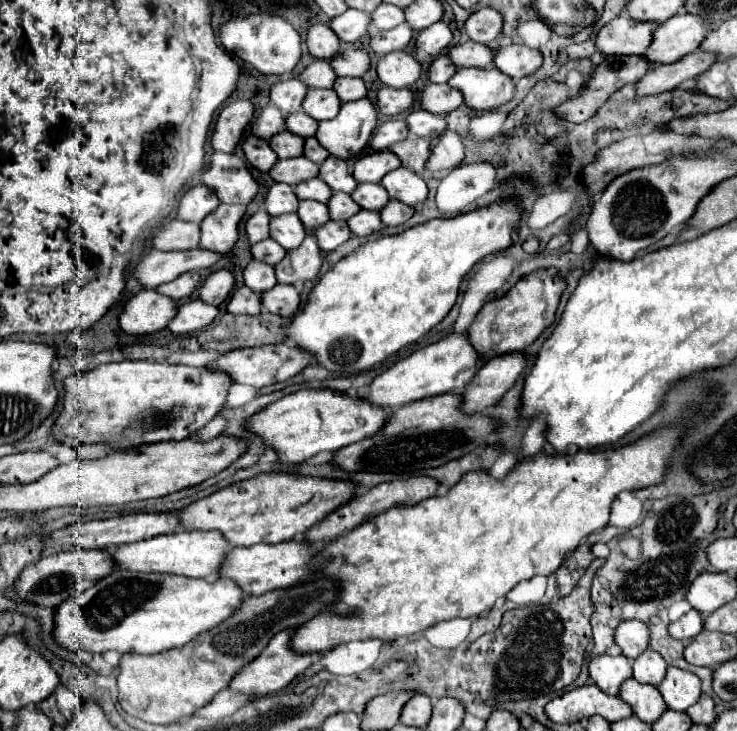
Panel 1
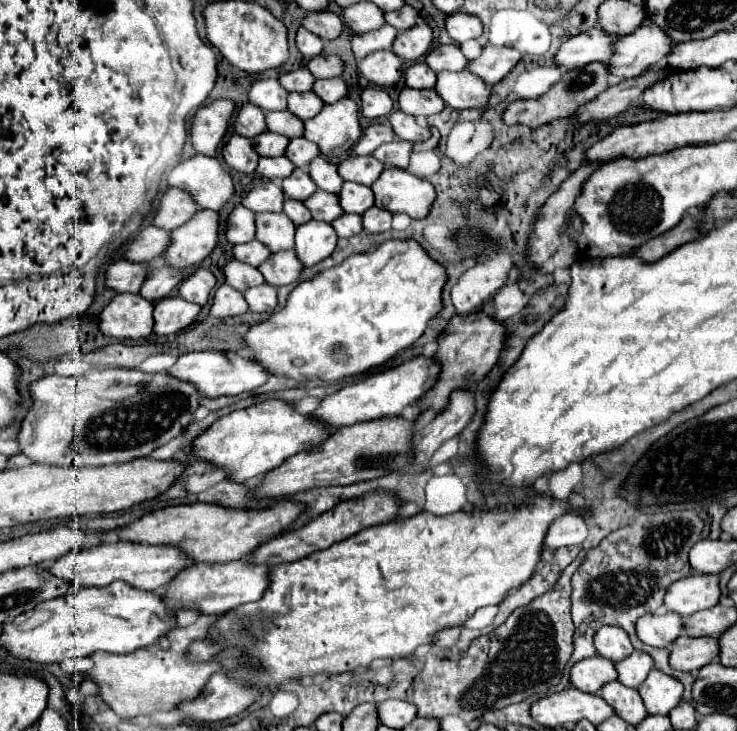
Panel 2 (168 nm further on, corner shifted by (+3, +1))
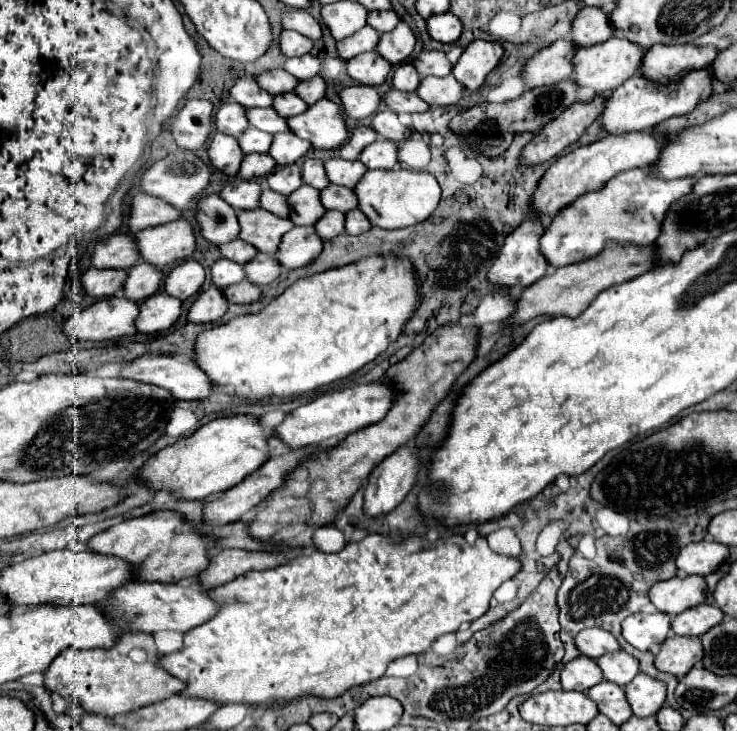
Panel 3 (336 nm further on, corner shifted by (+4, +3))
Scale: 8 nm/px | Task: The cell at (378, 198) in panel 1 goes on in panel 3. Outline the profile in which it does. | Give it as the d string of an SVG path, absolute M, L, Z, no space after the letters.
M327 185L323 189L323 199L321 199L323 207L327 211L341 211L341 213L349 213L351 209L357 207L357 195L353 193L353 189L349 187L341 187L341 185Z

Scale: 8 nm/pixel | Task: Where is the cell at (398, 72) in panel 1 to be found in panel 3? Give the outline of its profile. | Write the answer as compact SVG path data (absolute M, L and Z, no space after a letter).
M377 51L361 53L347 63L347 73L353 81L361 85L381 85L391 71L391 63L385 61Z

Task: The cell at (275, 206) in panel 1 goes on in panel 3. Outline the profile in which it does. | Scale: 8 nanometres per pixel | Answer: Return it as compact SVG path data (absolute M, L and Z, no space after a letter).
M241 181L237 185L225 185L219 195L233 209L255 209L255 207L259 207L261 185L255 181Z

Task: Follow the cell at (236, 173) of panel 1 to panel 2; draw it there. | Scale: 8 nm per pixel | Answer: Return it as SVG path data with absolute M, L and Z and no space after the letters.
M196 155L180 161L168 175L168 185L188 191L202 209L220 211L234 195L234 181L216 157Z

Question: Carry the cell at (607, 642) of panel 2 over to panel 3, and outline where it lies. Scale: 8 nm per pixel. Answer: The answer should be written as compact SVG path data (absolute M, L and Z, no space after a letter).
M599 627L583 629L581 633L577 633L575 645L577 645L577 649L579 649L581 655L591 657L591 659L597 659L603 653L619 649L619 643L615 641L615 637L609 631L603 631Z

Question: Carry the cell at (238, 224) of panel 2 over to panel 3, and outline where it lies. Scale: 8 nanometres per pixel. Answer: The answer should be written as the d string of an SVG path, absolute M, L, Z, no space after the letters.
M207 195L197 203L195 213L199 233L213 245L223 245L239 235L237 215L219 195Z

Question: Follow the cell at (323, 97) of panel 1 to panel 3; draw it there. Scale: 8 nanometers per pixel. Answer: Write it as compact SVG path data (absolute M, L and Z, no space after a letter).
M293 91L291 93L283 93L283 95L275 95L273 97L273 105L271 105L281 117L293 117L303 113L309 105L305 101L301 101Z

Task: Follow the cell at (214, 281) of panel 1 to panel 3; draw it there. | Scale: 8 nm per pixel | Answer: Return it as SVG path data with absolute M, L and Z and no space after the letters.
M189 259L189 261L179 263L177 267L173 267L167 273L167 277L163 281L163 289L167 295L183 301L183 299L193 297L201 289L203 281L205 281L203 267L197 261Z

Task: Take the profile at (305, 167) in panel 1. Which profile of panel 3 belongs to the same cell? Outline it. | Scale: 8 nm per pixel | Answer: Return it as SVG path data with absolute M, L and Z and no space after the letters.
M251 153L245 155L241 161L241 169L237 171L237 177L241 179L255 179L255 177L265 177L273 171L275 161L269 155L259 155L259 153Z

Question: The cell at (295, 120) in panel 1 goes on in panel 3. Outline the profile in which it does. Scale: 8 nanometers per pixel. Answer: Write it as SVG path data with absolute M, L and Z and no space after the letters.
M267 107L267 109L247 109L245 115L247 115L247 121L249 121L251 127L261 129L261 131L271 133L271 135L289 129L285 119L281 115L277 115L277 111L271 109L271 107Z

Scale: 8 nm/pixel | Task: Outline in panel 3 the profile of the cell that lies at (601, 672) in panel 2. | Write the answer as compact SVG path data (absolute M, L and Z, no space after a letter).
M583 655L569 661L561 671L563 691L587 691L601 681L603 681L603 675L597 663Z

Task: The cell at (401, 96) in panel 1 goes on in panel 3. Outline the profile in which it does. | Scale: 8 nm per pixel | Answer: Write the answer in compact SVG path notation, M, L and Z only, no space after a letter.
M353 85L339 93L343 113L351 119L365 119L373 115L379 107L379 95L373 87L367 85Z

